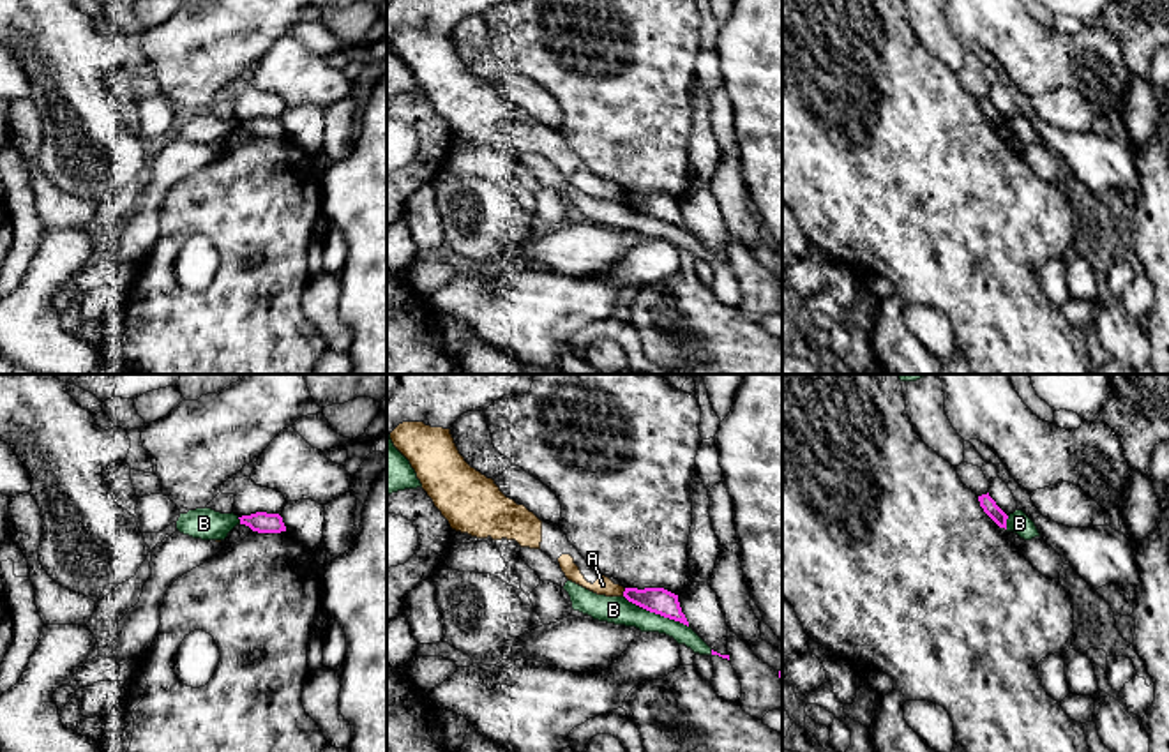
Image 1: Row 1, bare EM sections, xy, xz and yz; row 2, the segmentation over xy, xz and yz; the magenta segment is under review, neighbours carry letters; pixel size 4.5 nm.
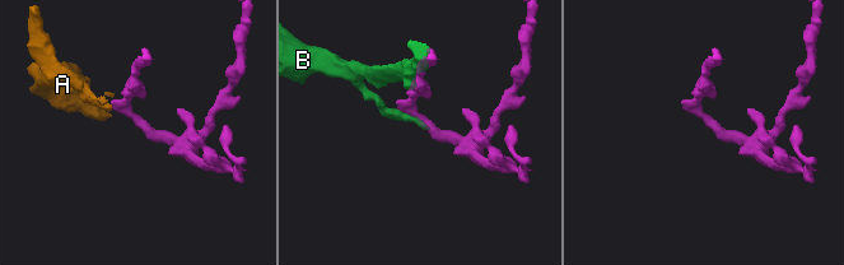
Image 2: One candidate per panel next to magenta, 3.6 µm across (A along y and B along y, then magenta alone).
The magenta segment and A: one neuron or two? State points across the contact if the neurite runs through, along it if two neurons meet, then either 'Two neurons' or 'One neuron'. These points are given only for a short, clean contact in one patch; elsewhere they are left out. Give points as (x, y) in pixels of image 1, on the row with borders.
Boundary: xz (625, 588), (622, 595). Two neurons

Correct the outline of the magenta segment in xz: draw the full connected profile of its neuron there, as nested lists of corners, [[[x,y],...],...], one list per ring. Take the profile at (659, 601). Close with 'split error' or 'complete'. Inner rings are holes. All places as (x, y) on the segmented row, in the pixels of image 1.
[[[625,588],[623,597],[629,602],[632,602],[650,613],[660,614],[664,618],[680,621],[689,627],[689,621],[687,621],[685,614],[682,613],[682,607],[678,602],[678,595],[675,595],[664,588],[645,588],[645,590]]]; complete

